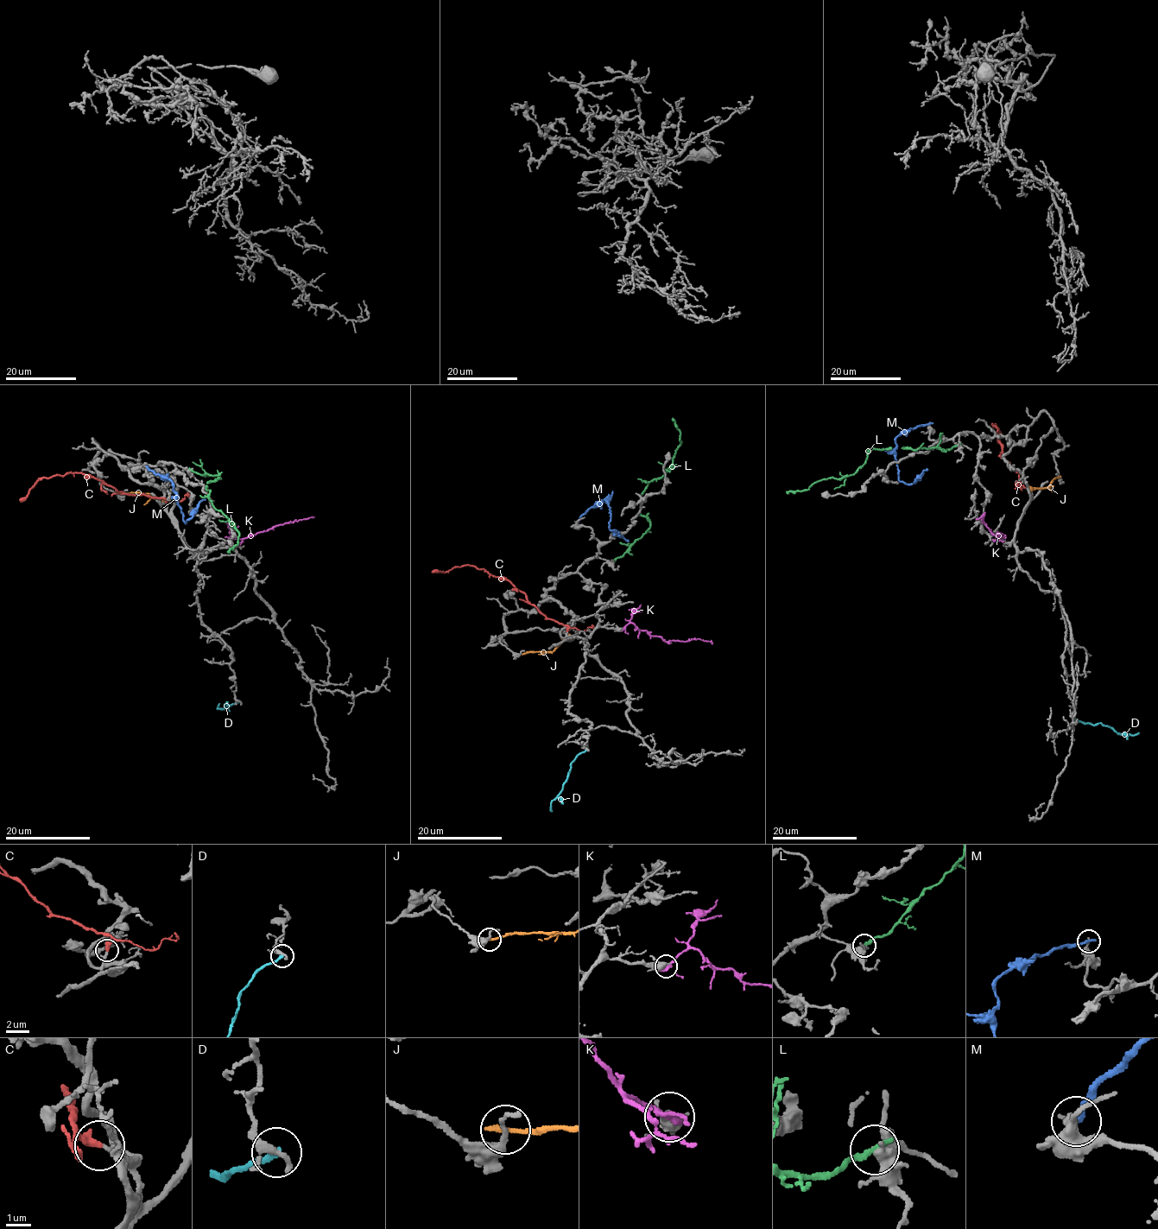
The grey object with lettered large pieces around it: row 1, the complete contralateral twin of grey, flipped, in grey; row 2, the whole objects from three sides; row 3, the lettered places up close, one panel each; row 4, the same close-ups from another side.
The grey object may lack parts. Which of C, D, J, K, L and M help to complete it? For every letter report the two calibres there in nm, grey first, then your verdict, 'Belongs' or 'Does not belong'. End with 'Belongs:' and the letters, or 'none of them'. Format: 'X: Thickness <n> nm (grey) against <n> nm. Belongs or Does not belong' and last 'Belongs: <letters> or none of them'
C: Thickness 220 nm (grey) against 360 nm. Belongs
D: Thickness 280 nm (grey) against 240 nm. Does not belong
J: Thickness 240 nm (grey) against 240 nm. Does not belong
K: Thickness 400 nm (grey) against 240 nm. Belongs
L: Thickness 400 nm (grey) against 280 nm. Does not belong
M: Thickness 320 nm (grey) against 320 nm. Does not belong
Belongs: C, K

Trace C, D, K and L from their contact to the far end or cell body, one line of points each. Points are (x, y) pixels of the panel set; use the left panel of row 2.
C: (167, 502), (166, 498), (131, 496), (76, 472), (41, 478), (20, 500)
D: (238, 701), (230, 706), (227, 702), (223, 708), (217, 709), (219, 704)
K: (224, 542), (230, 539), (247, 538), (269, 528), (314, 516)
L: (192, 470), (220, 478), (205, 489), (215, 509), (234, 523), (239, 535), (228, 552)

